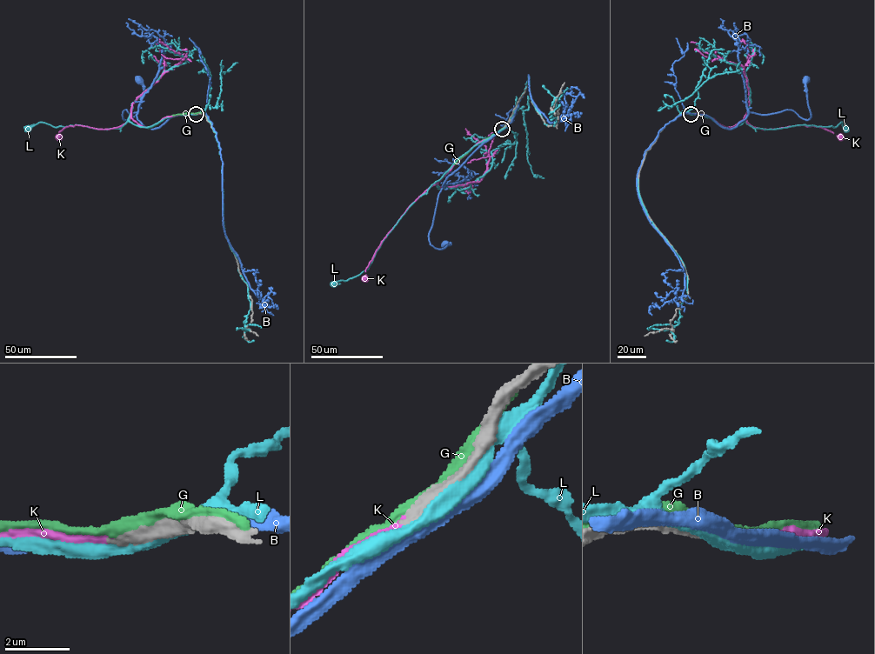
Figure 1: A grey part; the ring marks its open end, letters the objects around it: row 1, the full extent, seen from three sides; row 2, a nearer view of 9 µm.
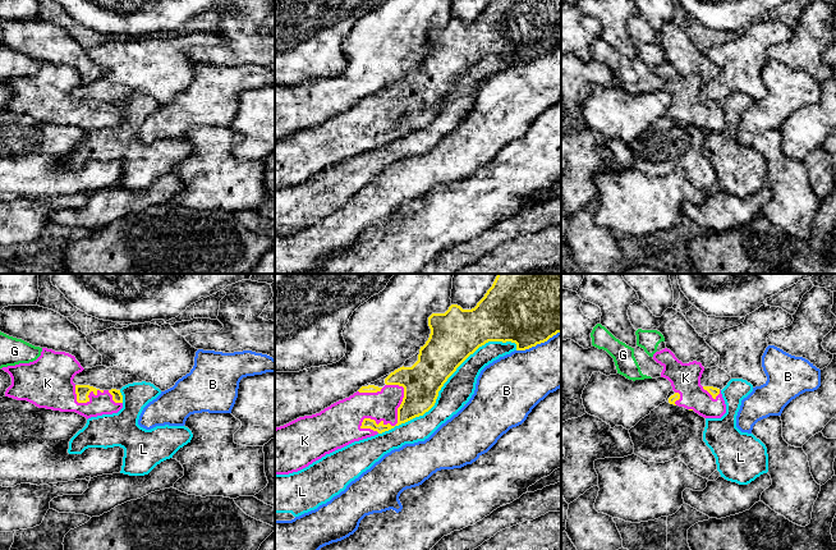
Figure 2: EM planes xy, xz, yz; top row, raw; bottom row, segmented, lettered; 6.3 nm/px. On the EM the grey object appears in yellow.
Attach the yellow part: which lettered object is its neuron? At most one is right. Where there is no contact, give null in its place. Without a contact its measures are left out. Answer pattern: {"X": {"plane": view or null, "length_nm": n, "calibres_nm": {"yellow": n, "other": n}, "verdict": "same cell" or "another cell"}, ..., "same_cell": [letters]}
{"B": {"plane": "xz", "length_nm": 300, "calibres_nm": {"yellow": 500, "other": 360}, "verdict": "another cell"}, "G": {"plane": null, "verdict": "another cell"}, "K": {"plane": "xz", "length_nm": 380, "calibres_nm": {"yellow": 200, "other": 190}, "verdict": "same cell"}, "L": {"plane": "xz", "length_nm": 1050, "calibres_nm": {"yellow": 280, "other": 190}, "verdict": "another cell"}, "same_cell": ["K"]}

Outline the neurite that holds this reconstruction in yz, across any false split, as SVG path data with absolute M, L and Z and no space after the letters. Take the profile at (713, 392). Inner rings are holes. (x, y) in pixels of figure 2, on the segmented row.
M667 348L656 352L653 359L663 367L661 377L667 379L675 391L669 398L670 404L694 411L704 418L721 418L726 413L721 390L701 385L704 371L701 362L683 363Z

